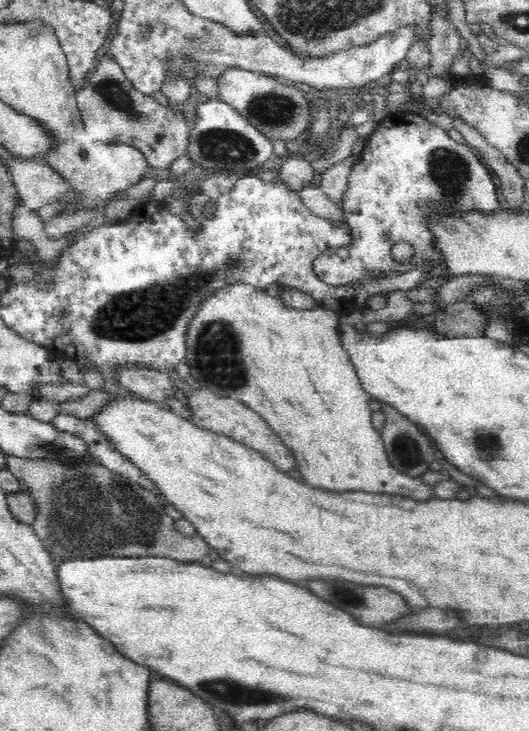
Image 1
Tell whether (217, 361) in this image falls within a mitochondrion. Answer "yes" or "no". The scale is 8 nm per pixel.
yes

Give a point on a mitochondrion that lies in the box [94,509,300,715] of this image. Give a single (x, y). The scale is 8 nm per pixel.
(227, 690)

